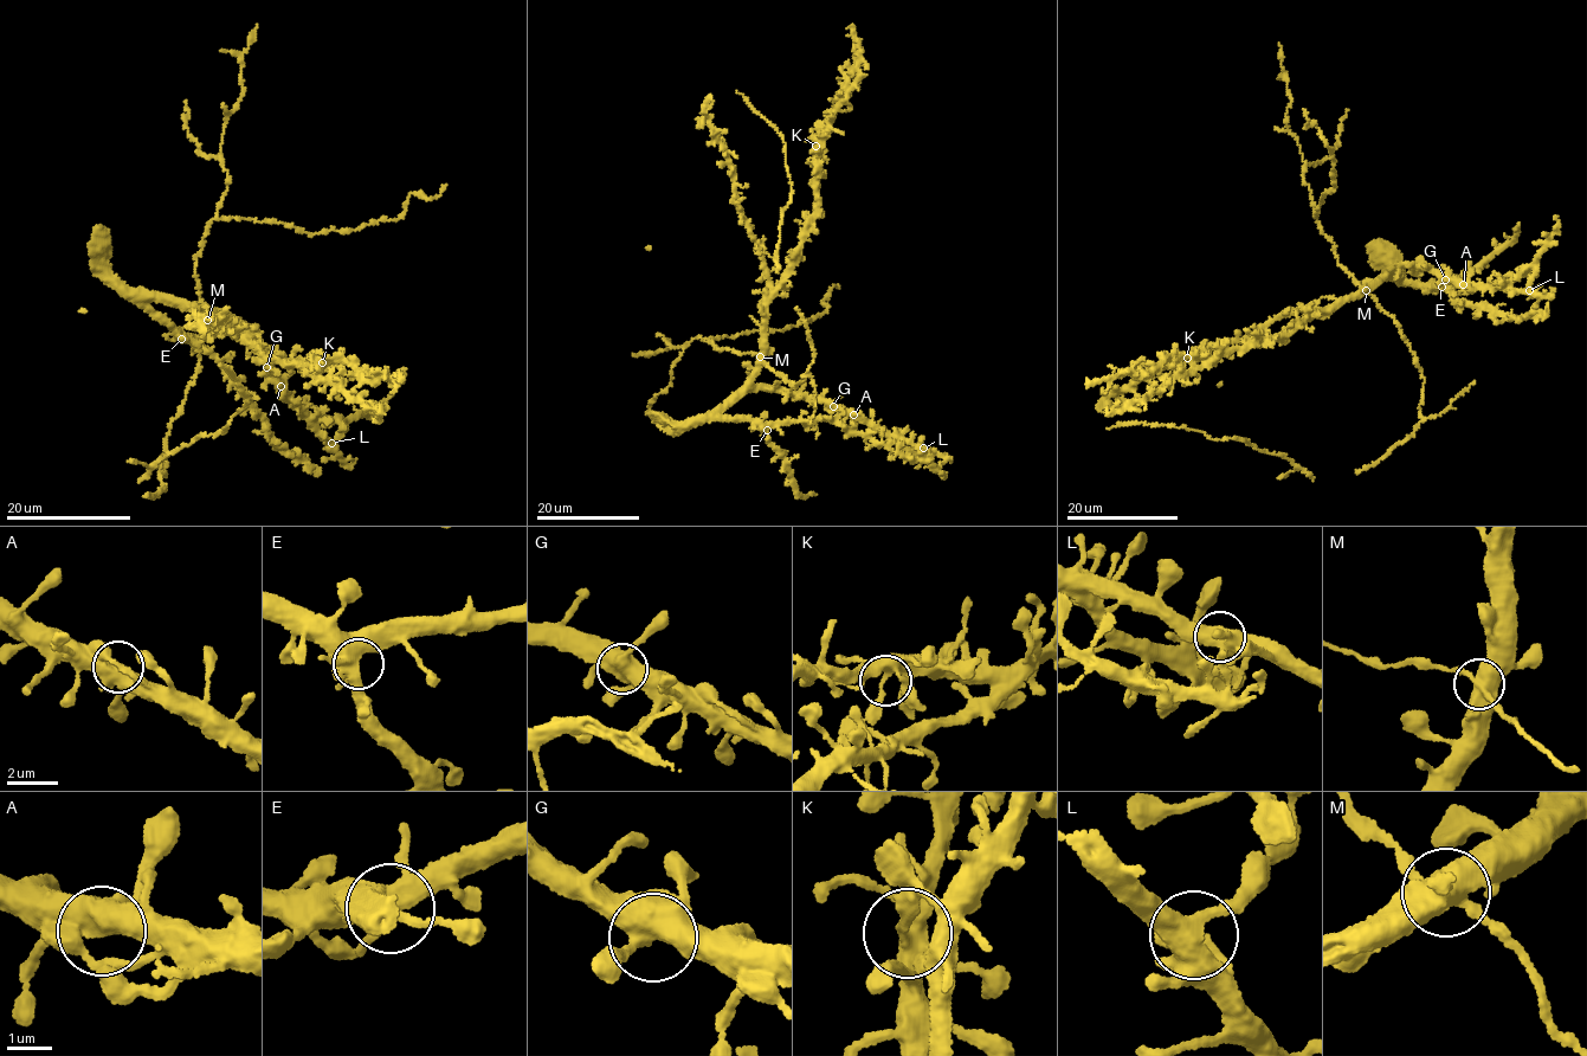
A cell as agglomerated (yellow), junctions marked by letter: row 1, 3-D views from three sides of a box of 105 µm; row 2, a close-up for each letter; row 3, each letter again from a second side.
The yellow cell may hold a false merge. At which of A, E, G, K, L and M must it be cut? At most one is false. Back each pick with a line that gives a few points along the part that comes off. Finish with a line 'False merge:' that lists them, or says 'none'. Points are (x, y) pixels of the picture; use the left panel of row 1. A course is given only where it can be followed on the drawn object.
False merge: none

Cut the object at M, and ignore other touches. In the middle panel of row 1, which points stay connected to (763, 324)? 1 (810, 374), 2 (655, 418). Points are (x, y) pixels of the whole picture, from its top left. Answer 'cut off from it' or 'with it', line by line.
1: cut off from it
2: with it

